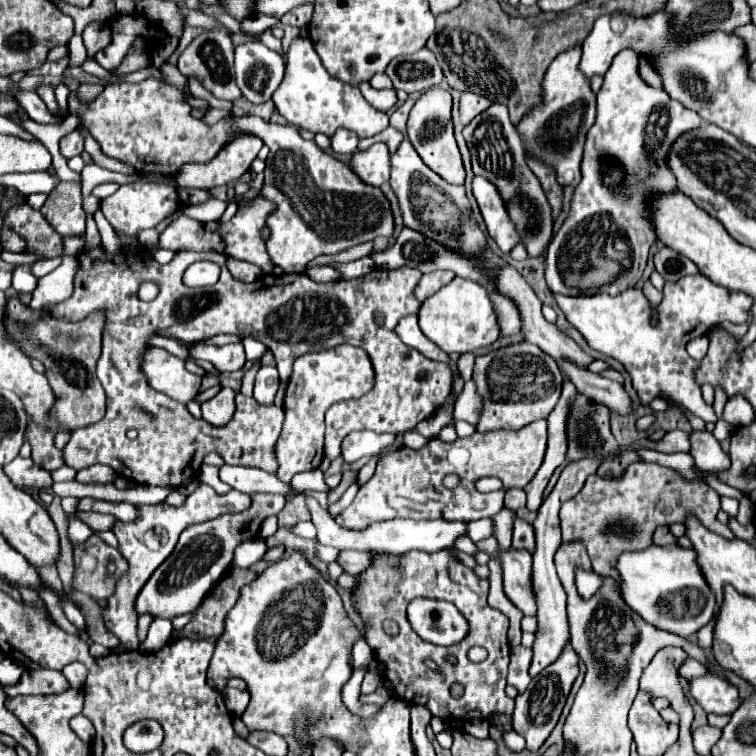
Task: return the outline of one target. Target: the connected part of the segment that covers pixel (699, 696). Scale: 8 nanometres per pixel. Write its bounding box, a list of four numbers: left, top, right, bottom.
[689,673,743,715]

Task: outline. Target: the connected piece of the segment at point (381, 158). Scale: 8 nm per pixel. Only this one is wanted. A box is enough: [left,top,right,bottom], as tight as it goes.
[351,143,389,187]

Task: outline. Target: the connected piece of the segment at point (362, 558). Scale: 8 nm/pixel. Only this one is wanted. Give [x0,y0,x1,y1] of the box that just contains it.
[337,551,371,575]

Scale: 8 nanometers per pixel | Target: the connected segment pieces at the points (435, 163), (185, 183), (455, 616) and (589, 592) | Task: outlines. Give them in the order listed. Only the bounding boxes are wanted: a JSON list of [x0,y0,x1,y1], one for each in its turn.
[[407,89,465,185],[175,135,263,189],[407,597,469,645],[575,567,605,599]]

